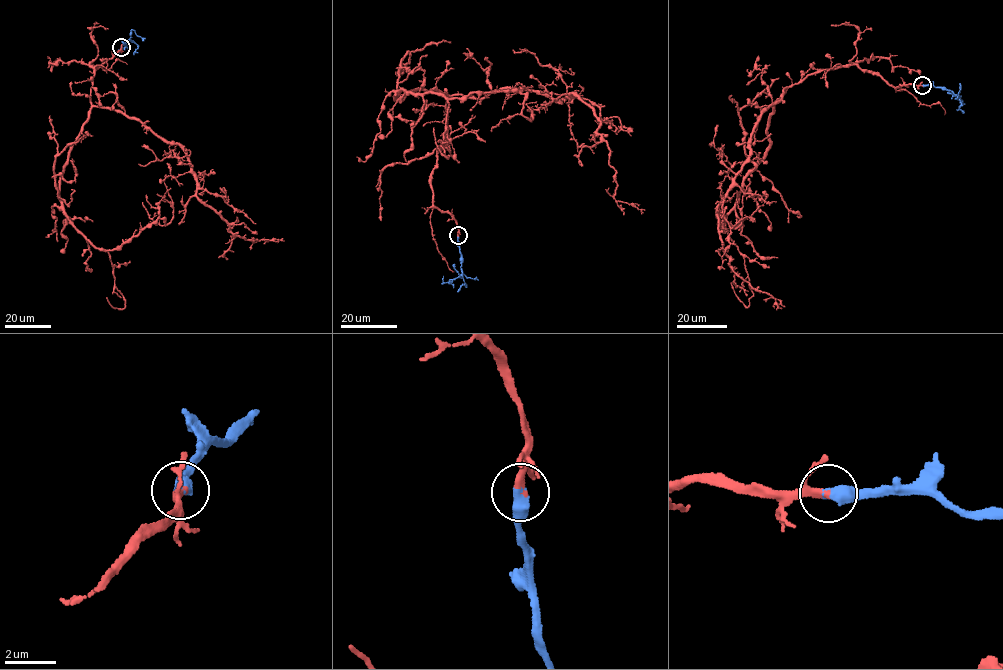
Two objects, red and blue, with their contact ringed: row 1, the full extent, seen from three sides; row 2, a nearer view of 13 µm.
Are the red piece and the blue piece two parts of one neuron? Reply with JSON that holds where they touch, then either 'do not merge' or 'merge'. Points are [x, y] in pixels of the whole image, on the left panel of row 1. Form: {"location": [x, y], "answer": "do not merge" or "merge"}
{"location": [121, 47], "answer": "merge"}

